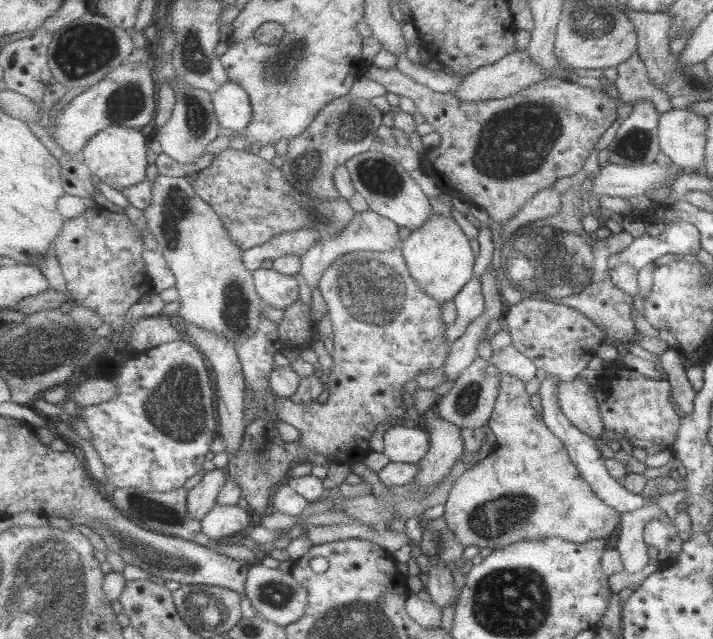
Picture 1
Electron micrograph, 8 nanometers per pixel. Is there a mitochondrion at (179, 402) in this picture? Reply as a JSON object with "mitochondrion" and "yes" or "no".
{"mitochondrion":"yes"}

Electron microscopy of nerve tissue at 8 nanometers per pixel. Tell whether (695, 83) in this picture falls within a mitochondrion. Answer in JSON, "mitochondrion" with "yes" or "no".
{"mitochondrion":"no"}

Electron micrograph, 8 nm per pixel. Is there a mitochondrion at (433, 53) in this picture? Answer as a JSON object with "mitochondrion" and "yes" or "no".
{"mitochondrion":"no"}

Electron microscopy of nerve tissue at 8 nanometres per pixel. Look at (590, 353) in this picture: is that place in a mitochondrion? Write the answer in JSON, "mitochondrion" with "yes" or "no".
{"mitochondrion":"no"}

